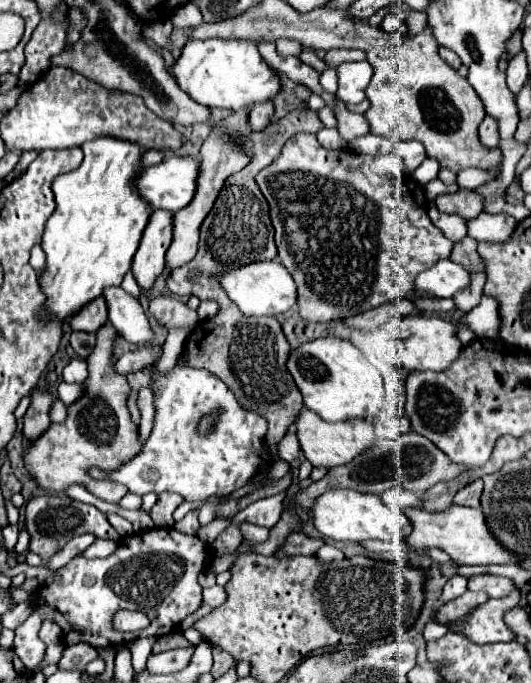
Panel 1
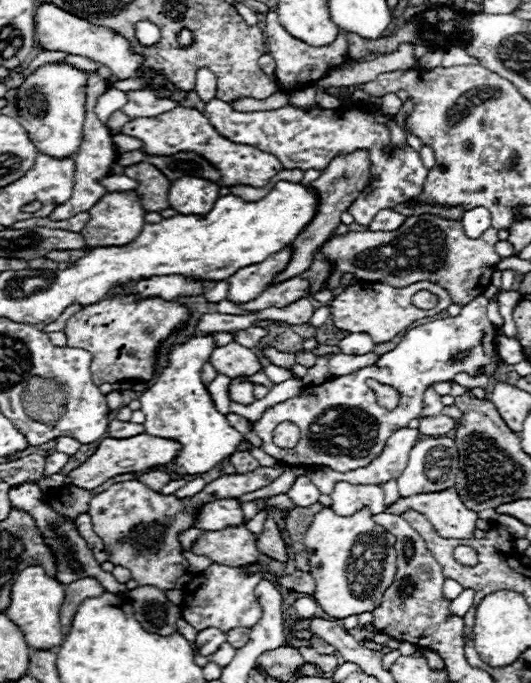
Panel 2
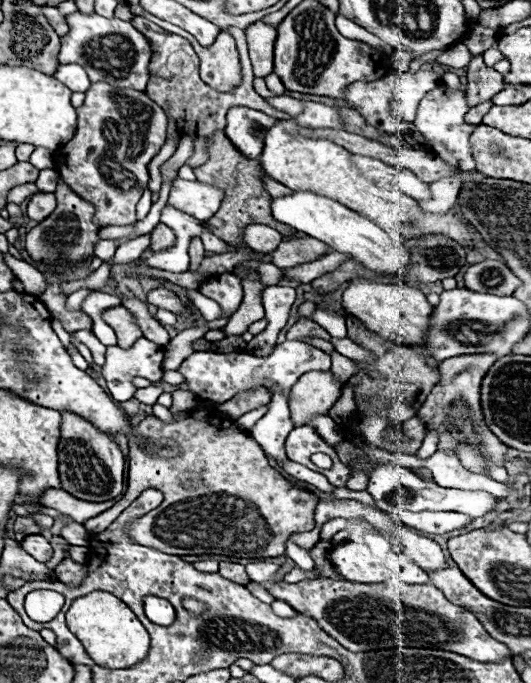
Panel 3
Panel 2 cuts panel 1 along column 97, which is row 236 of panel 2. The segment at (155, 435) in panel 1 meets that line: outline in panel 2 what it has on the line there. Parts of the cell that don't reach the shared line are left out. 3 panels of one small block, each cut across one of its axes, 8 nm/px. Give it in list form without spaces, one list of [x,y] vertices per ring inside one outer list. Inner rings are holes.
[[[482,206],[466,210],[462,216],[462,226],[464,226],[464,232],[468,234],[468,238],[476,238],[484,230],[490,228],[490,212]]]

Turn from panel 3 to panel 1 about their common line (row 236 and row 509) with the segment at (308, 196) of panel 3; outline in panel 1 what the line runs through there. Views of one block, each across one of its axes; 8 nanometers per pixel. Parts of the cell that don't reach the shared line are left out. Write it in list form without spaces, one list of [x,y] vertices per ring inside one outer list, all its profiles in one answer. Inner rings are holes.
[[[334,490],[334,492],[322,494],[316,500],[310,512],[310,518],[314,522],[314,528],[324,538],[342,540],[342,542],[364,542],[364,540],[404,542],[412,532],[412,522],[402,510],[392,512],[388,506],[382,504],[382,500],[376,494],[360,494],[354,490]]]

